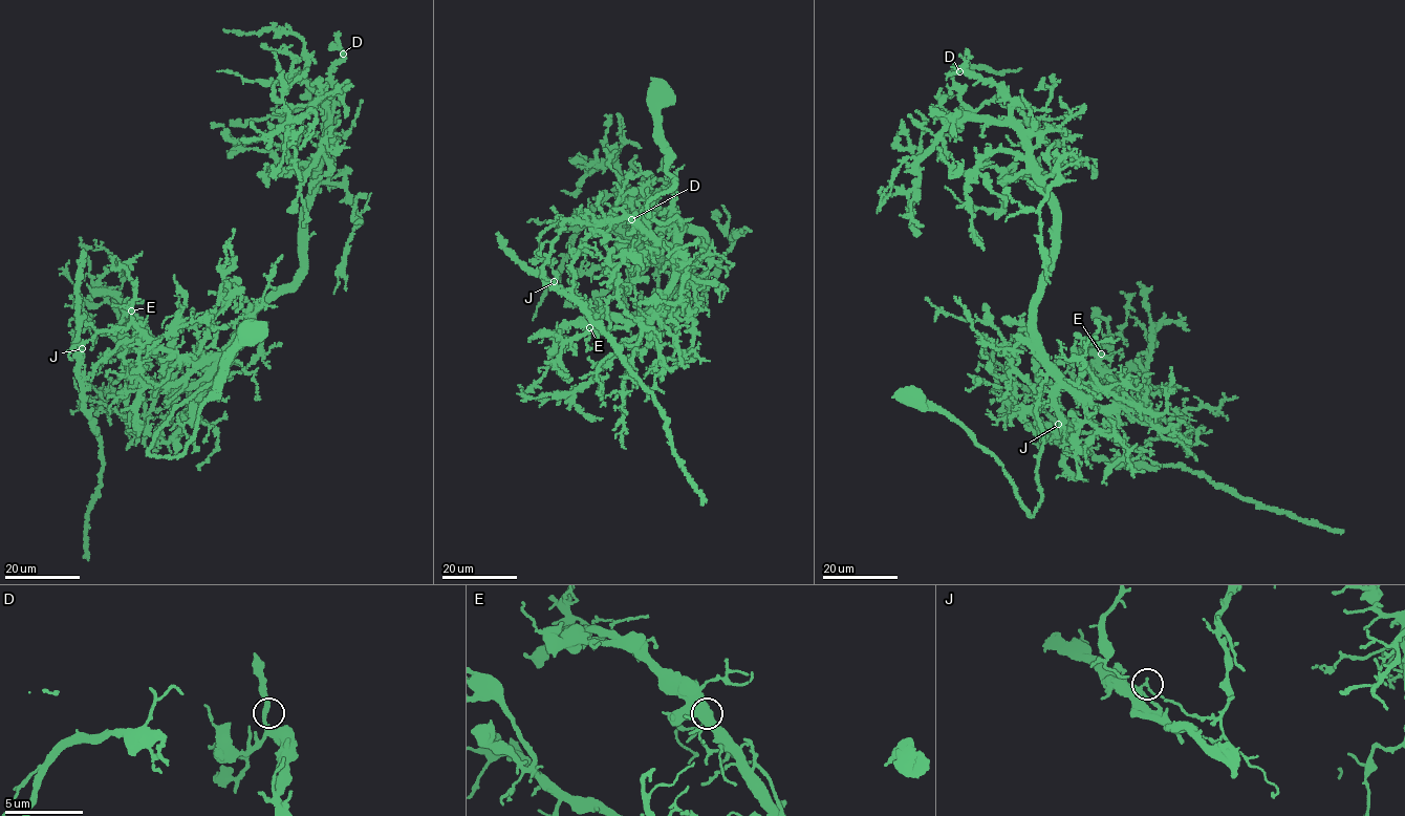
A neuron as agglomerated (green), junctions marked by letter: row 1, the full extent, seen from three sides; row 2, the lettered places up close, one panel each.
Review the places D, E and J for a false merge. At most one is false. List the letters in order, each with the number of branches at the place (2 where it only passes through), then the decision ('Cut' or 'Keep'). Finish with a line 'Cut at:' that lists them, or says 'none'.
D: Branches: 2. Keep
E: Branches: 2. Keep
J: Branches: 2. Cut
Cut at: J

